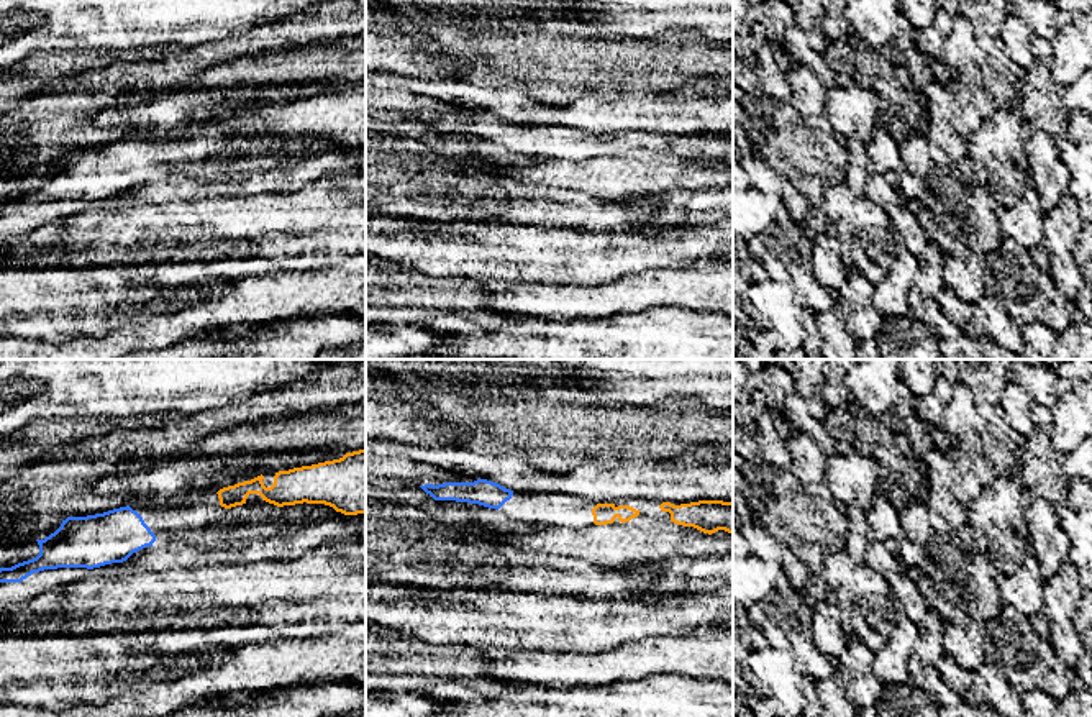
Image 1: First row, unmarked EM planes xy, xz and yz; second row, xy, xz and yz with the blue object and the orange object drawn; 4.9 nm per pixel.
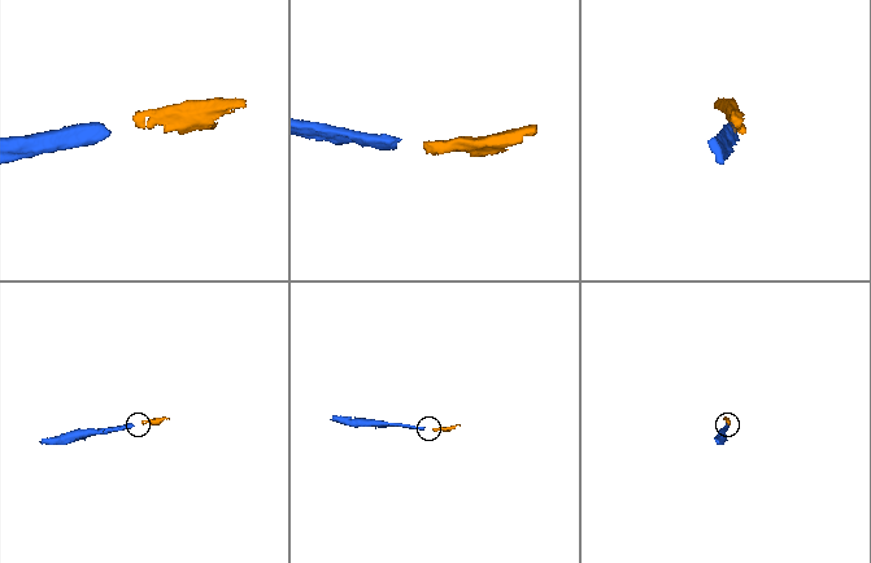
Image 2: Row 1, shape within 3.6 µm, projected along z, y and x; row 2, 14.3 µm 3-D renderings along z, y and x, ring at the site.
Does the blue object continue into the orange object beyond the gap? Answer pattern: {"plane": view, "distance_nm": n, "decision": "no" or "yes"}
{"plane": "xy", "distance_nm": 360, "decision": "yes"}

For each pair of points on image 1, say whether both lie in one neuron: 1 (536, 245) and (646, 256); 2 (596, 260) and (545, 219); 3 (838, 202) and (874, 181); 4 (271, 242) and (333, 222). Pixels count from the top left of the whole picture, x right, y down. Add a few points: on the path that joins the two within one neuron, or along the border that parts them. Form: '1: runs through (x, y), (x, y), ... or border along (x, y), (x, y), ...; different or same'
1: runs through (564, 256), (618, 256); same
2: border along (518, 223), (532, 227), (576, 227), (591, 233); different
3: border along (863, 196), (871, 199), (891, 223); different
4: runs through (286, 227), (291, 222), (318, 222); same

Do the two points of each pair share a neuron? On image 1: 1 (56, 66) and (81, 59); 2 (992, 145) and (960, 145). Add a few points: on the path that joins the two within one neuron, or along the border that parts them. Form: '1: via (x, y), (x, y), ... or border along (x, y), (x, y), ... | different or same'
1: via (63, 66), (74, 61) | same
2: border along (966, 143), (969, 156) | different

